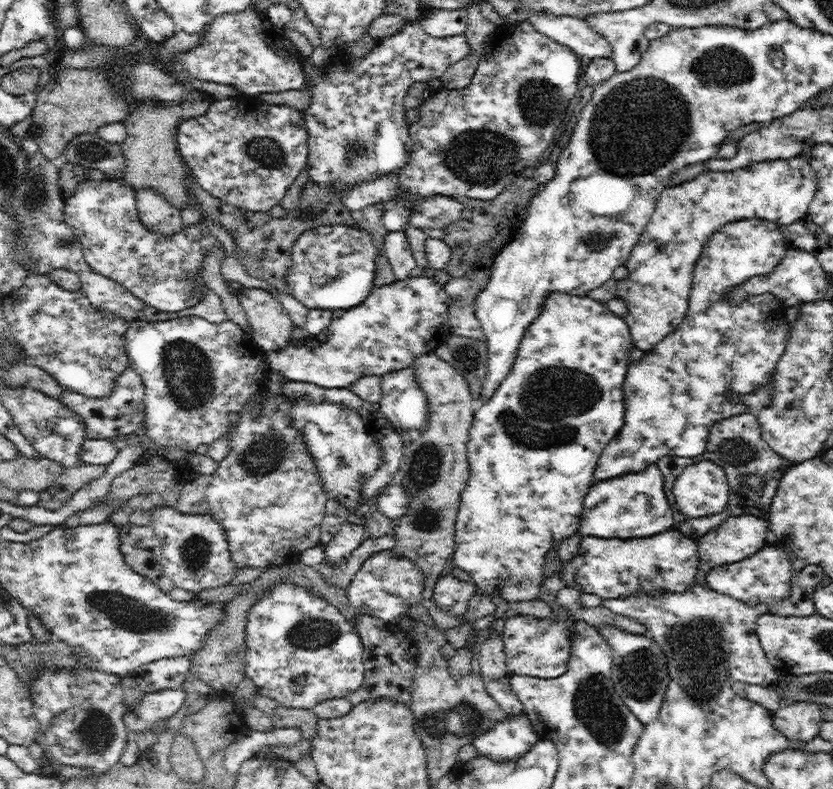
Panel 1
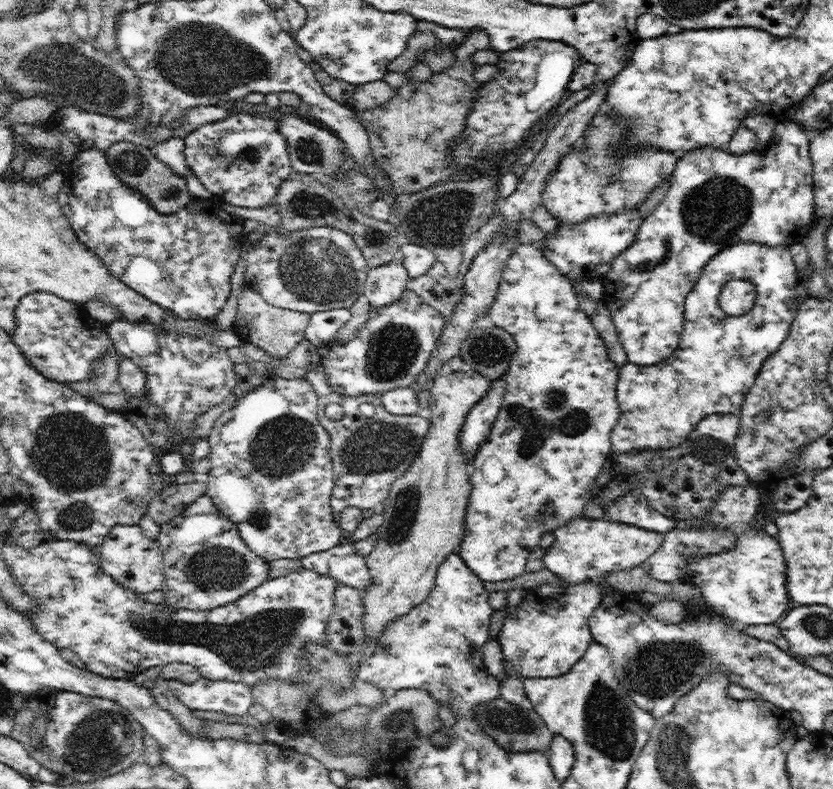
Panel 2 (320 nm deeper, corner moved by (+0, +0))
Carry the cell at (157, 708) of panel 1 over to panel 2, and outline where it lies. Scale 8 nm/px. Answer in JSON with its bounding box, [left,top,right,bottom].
[168,677,255,716]

